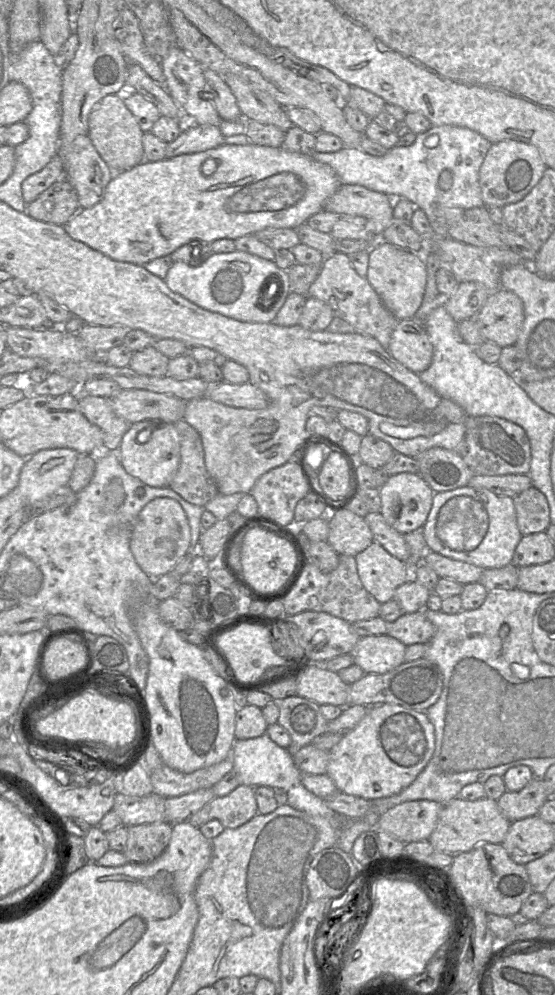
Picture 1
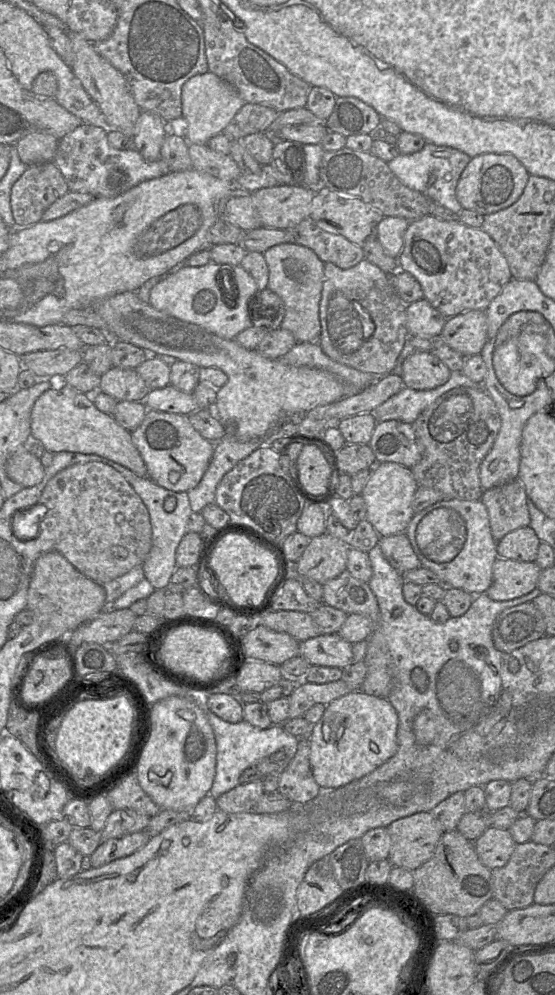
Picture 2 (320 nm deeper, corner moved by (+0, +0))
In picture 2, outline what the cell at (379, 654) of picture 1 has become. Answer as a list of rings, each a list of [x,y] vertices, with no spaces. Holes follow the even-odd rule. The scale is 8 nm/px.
[[[338,633],[320,634],[300,642],[299,655],[311,666],[344,669],[353,663],[352,643],[343,639]]]

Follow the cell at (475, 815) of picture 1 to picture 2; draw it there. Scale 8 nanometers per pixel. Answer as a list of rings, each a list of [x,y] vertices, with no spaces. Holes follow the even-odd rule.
[[[419,812],[388,825],[392,844],[388,860],[392,867],[413,871],[428,861],[445,833],[430,812]]]

